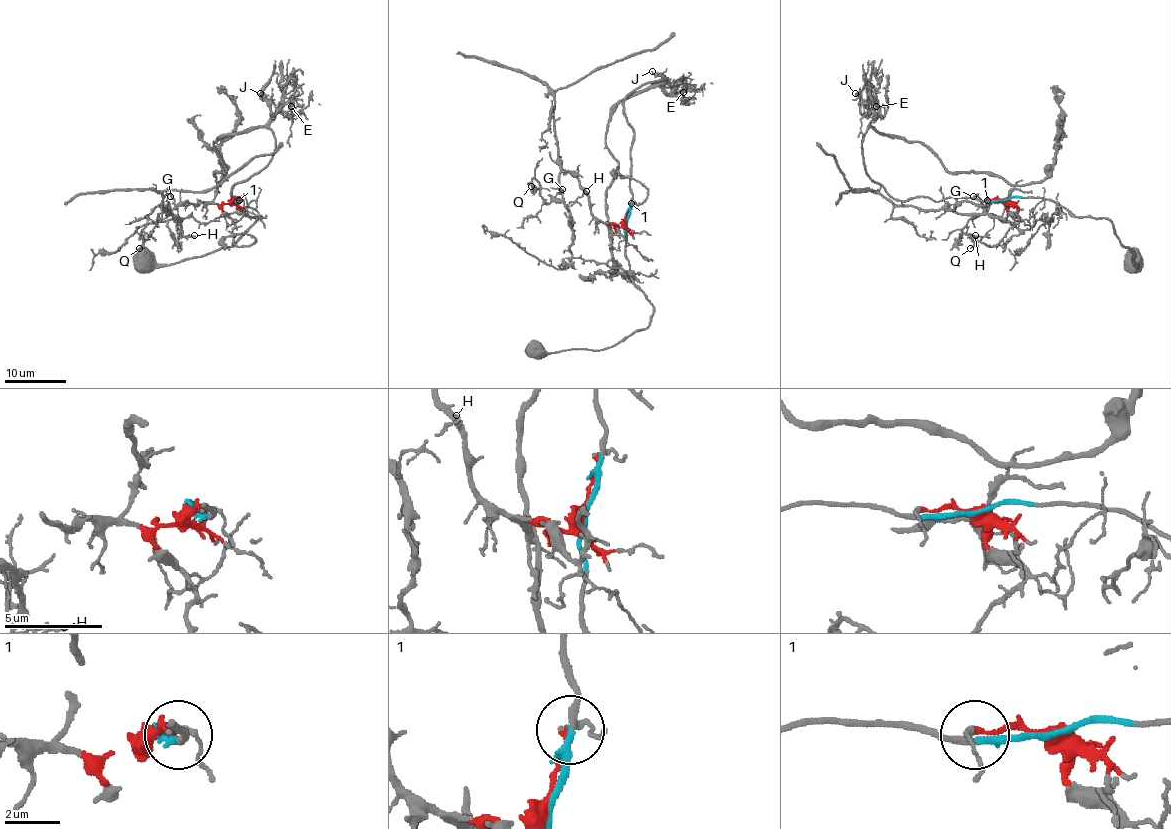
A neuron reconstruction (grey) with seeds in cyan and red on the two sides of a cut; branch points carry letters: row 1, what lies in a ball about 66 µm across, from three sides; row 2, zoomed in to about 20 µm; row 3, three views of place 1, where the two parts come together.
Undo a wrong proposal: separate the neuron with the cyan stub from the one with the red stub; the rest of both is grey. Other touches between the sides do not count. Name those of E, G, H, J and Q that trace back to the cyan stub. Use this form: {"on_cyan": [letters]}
{"on_cyan": ["E", "J"]}

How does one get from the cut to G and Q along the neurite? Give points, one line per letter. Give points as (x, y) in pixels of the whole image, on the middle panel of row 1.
G: (626, 221), (619, 225), (598, 221), (590, 210), (589, 193), (563, 170), (558, 199), (555, 196), (563, 189)
Q: (626, 221), (598, 221), (589, 193), (563, 170), (561, 198), (549, 202), (534, 178), (534, 190), (531, 186)

